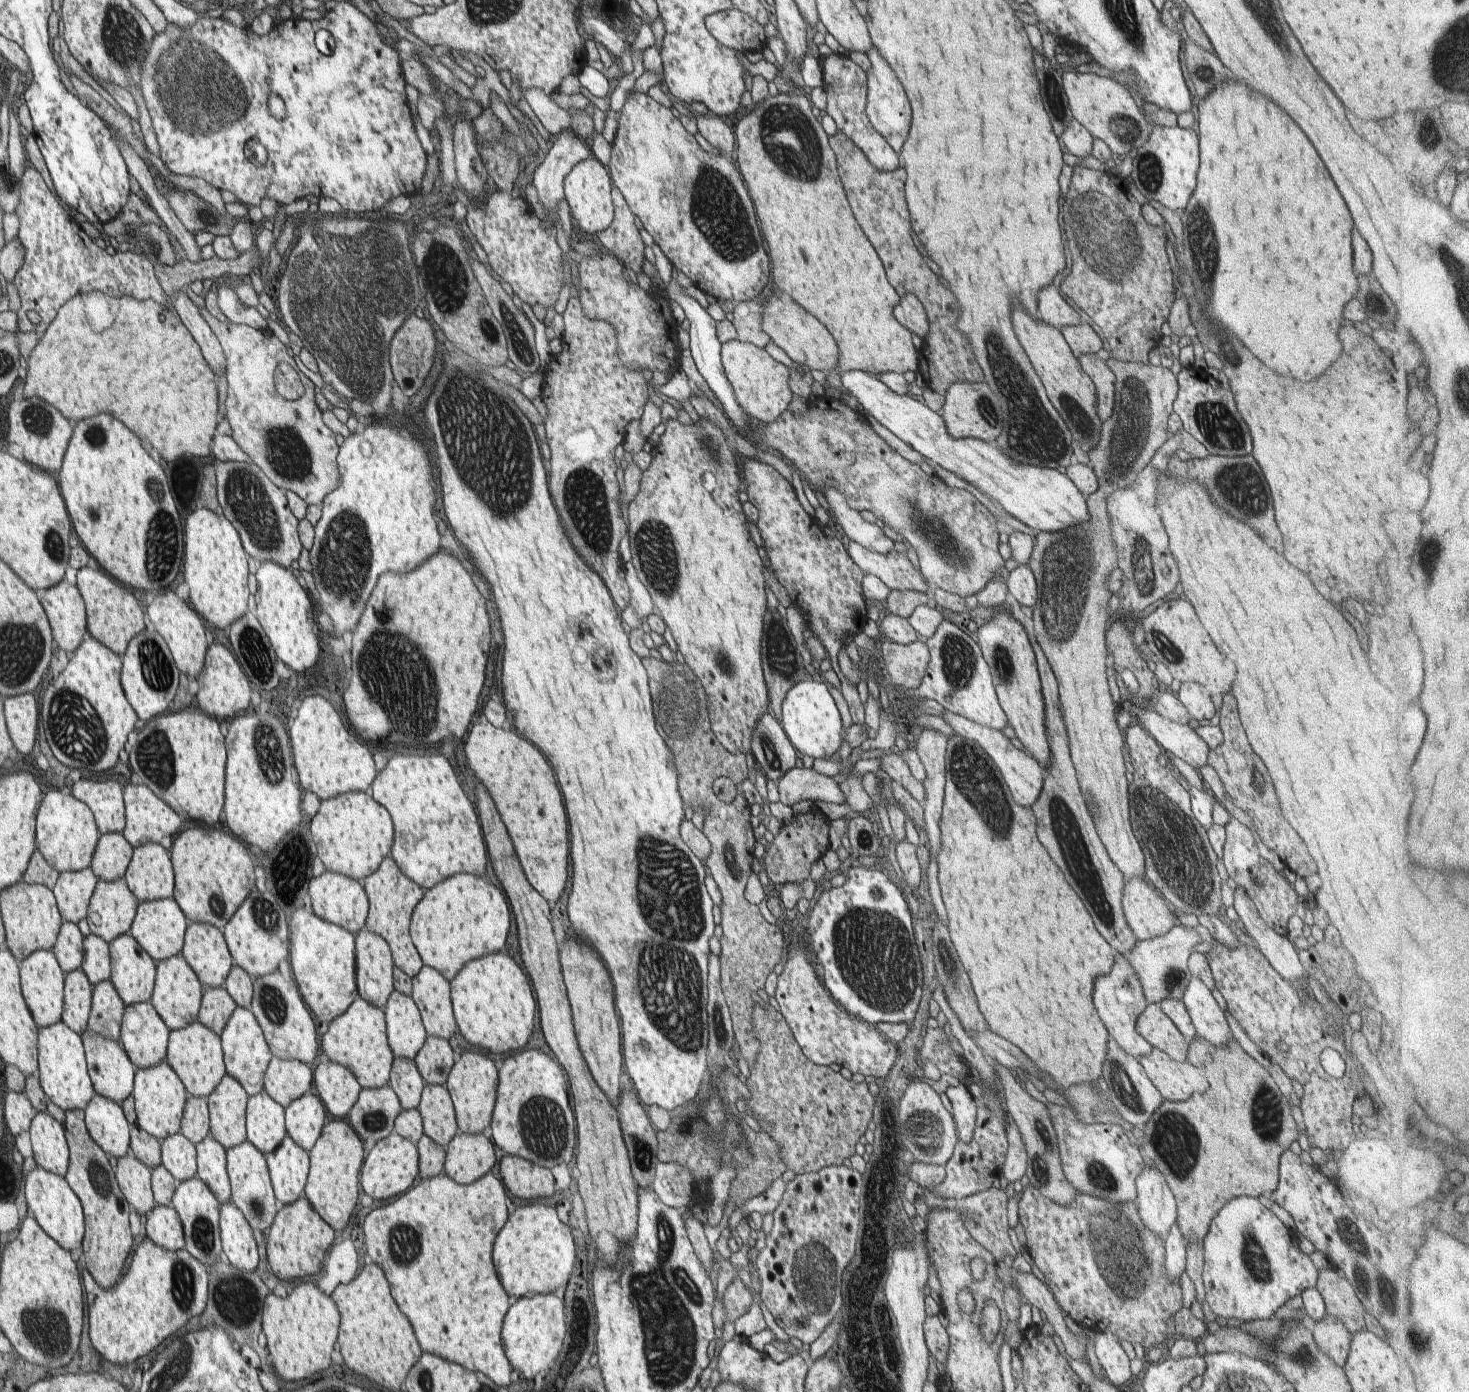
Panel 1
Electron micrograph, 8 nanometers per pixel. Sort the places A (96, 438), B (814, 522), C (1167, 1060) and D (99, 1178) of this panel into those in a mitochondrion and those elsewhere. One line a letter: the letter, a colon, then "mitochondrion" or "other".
A: mitochondrion
B: other
C: other
D: mitochondrion

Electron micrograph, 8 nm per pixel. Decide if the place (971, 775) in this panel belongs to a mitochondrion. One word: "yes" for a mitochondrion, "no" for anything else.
yes

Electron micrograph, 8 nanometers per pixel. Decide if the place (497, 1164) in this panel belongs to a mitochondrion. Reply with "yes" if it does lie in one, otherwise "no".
no

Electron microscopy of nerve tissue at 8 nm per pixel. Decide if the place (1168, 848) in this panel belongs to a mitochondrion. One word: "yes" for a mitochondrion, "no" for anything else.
yes

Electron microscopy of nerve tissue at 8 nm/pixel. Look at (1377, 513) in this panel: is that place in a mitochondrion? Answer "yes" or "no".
no

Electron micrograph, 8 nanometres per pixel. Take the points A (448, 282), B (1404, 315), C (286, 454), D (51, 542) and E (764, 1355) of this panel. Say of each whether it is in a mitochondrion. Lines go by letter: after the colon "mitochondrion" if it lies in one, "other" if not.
A: mitochondrion
B: other
C: mitochondrion
D: mitochondrion
E: other

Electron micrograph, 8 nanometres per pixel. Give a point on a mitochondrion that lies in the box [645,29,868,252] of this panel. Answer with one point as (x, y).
(791, 143)

